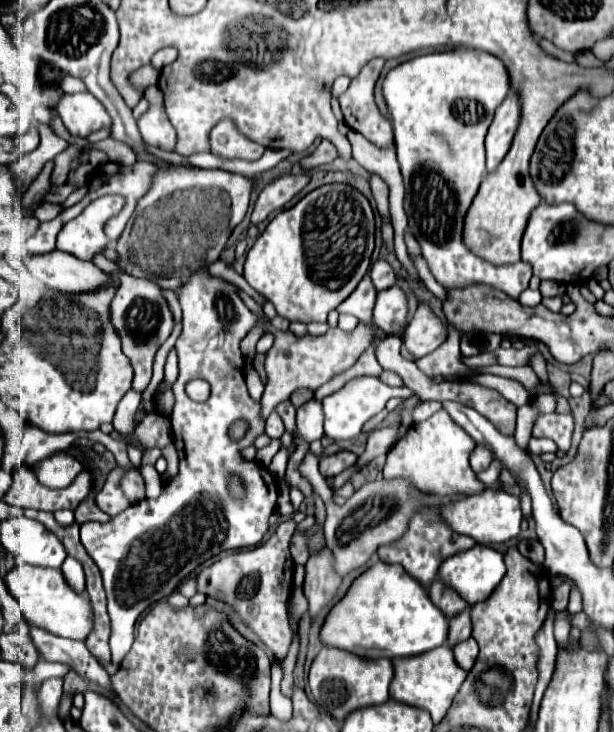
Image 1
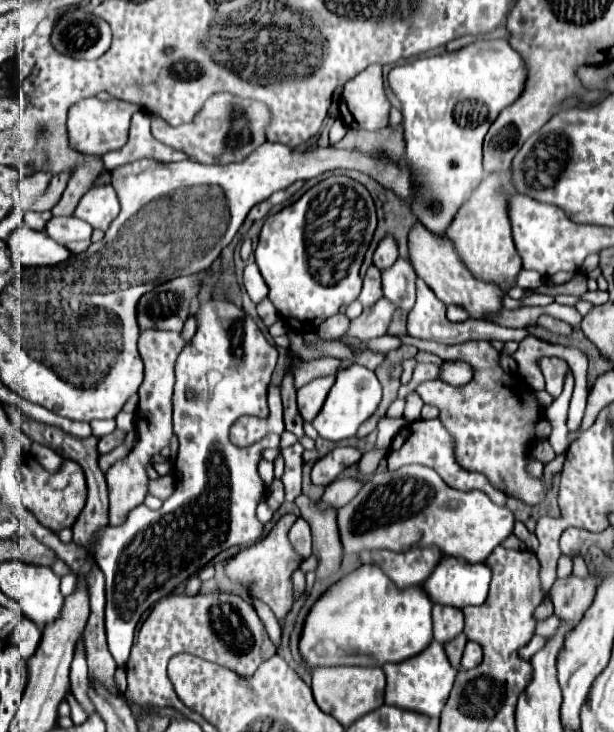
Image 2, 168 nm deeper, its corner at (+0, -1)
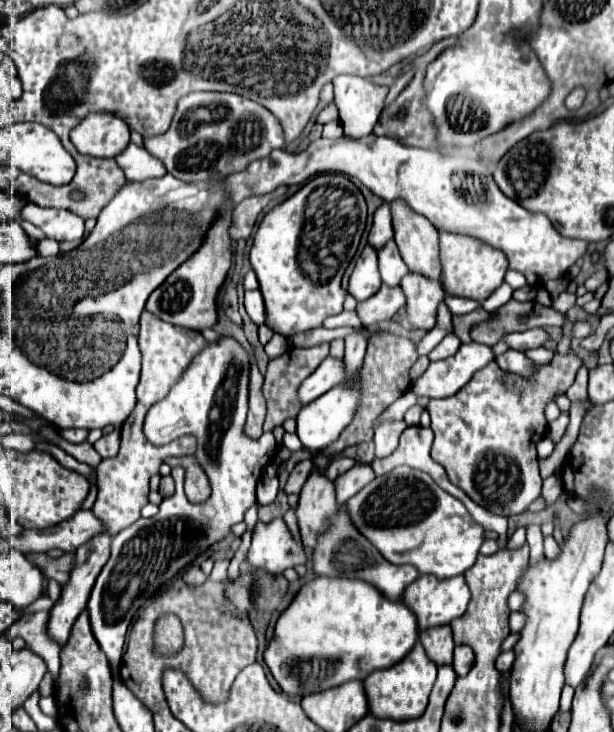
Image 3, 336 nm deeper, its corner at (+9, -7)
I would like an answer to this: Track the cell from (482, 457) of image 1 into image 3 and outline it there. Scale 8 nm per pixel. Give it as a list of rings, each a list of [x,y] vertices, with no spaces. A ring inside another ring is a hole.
[[[570,349],[568,355],[560,355],[558,351],[554,351],[554,359],[548,365],[536,365],[530,377],[502,371],[496,361],[488,363],[482,371],[474,373],[470,383],[466,383],[466,387],[462,387],[458,395],[452,395],[450,399],[432,399],[426,407],[432,417],[432,431],[436,435],[432,457],[446,469],[448,479],[456,487],[460,487],[474,503],[486,507],[490,513],[502,517],[524,513],[542,489],[536,443],[546,435],[544,409],[550,401],[568,391],[582,365],[584,363],[574,349]]]

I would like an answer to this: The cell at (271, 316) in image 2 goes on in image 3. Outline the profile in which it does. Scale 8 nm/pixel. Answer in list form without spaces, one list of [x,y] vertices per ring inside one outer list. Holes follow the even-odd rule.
[[[256,289],[256,291],[246,291],[246,311],[250,315],[250,319],[256,323],[256,325],[262,325],[264,323],[264,301],[262,301],[262,293]]]

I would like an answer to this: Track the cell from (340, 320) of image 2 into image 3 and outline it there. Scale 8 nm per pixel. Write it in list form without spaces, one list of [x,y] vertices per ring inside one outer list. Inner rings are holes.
[[[342,311],[330,319],[324,321],[326,329],[334,329],[334,327],[360,327],[360,319],[356,315],[356,311]]]

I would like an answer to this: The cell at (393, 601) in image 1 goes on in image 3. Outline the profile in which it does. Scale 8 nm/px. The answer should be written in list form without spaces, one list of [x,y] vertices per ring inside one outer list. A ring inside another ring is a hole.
[[[316,577],[302,585],[294,601],[278,617],[274,637],[264,649],[264,661],[280,689],[292,701],[298,701],[306,695],[348,683],[350,679],[364,681],[372,671],[392,667],[414,647],[416,641],[416,617],[410,609],[406,609],[404,603],[386,599],[376,587],[372,587],[370,583],[362,583],[360,579]]]

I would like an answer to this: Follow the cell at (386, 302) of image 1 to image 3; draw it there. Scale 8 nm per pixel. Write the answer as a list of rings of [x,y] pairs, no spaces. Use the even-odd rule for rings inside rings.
[[[390,239],[378,251],[378,261],[380,261],[380,275],[382,275],[382,281],[386,285],[392,285],[392,287],[398,285],[400,279],[408,273],[408,267],[406,267],[406,263],[400,257],[400,251],[398,251],[394,239]]]

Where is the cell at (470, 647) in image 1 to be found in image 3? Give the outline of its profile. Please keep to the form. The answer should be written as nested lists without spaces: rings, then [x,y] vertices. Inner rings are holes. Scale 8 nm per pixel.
[[[458,645],[454,649],[454,661],[452,661],[456,675],[468,675],[472,665],[474,665],[474,651],[468,645]]]

